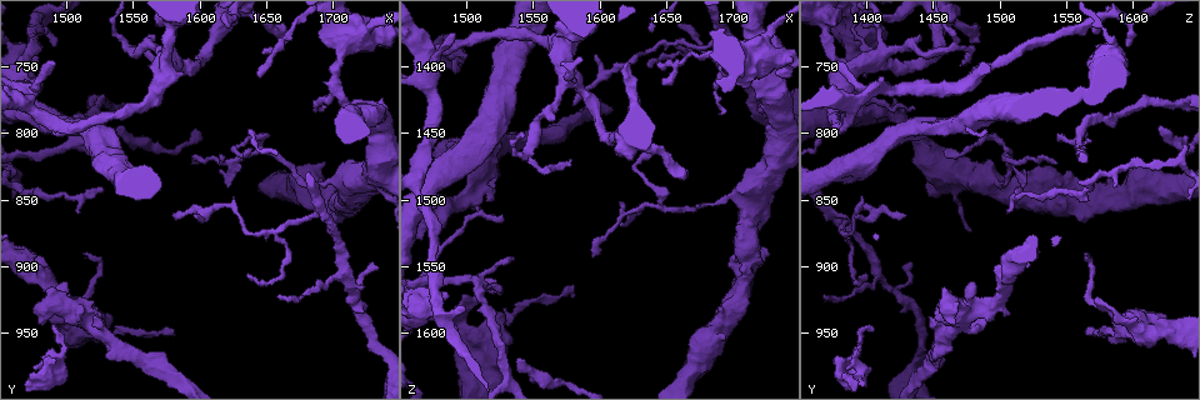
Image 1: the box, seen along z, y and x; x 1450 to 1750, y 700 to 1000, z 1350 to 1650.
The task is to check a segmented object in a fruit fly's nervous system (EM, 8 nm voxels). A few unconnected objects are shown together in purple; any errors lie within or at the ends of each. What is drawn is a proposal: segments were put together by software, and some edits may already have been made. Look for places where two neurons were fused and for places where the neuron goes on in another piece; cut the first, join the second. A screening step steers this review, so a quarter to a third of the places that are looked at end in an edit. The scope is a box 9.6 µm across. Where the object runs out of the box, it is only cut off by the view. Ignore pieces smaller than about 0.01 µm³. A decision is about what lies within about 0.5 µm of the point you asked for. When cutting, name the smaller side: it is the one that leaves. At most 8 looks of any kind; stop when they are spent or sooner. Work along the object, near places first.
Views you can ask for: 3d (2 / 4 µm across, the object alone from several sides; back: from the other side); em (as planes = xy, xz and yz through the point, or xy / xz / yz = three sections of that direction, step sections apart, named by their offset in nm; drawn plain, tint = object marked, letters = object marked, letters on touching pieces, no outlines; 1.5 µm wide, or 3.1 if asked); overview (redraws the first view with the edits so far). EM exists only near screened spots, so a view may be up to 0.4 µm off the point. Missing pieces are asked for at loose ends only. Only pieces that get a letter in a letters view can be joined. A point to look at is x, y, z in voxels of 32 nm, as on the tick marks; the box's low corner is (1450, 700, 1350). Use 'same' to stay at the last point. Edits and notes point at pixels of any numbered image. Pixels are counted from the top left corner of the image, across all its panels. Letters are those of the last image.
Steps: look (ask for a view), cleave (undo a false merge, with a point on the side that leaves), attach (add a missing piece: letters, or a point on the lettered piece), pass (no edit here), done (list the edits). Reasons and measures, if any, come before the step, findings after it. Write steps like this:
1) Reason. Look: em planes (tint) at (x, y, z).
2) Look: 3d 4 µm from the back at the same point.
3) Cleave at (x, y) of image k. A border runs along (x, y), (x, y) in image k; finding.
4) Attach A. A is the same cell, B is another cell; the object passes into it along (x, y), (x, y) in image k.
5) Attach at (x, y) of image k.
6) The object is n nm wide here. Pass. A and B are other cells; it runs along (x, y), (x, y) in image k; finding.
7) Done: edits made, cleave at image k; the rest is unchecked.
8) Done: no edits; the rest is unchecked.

Sharp bend. Look: em xy step 8 (letters) at (1496, 846, 1518).

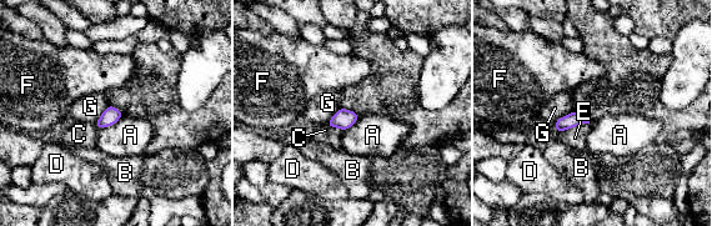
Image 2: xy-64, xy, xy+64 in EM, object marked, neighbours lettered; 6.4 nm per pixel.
Look: em planes (letters) at the same point.

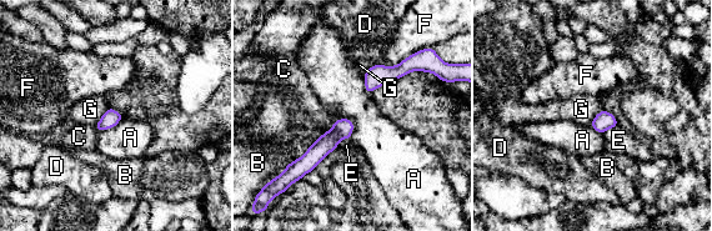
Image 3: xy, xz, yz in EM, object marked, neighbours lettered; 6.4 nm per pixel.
Pass. A, B, C, D, E, F and G are other cells; all the same neuron.

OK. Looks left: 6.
Free end. Look: em yz step 8 (tint) at (1540, 794, 1620).

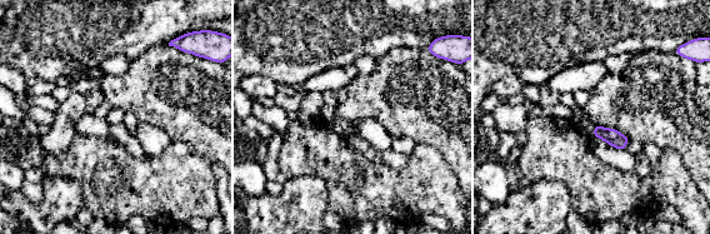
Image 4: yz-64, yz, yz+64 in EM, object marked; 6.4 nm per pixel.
Look: em planes (letters) at the same point.

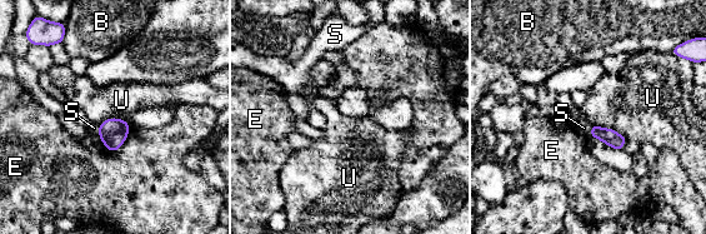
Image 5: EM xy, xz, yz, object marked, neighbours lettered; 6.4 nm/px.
Pass. B, E, S and U are other cells; no lettered piece goes on from it.

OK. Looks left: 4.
Three-way junction. Look: em planes (letters) at (1544, 736, 1466).

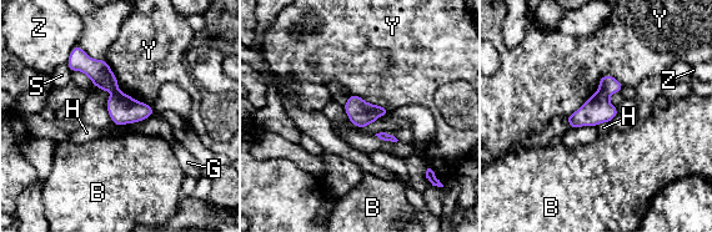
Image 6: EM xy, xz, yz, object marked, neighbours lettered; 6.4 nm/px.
Cleave at (608, 85) of image 6. B, G, H, S, Y and Z are other cells; a border runs along (598, 90), (607, 97) in image 6; a second neuron is stuck on.

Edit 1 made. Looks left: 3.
Done: edits made, cleave at image 6; the rest is unchecked.

